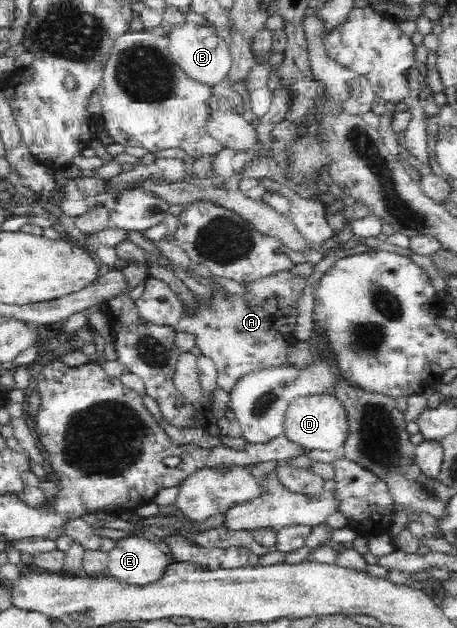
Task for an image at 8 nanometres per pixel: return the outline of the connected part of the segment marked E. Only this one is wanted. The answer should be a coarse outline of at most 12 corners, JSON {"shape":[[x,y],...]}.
{"shape":[[126,536],[108,551],[111,578],[144,587],[170,562],[159,541]]}

